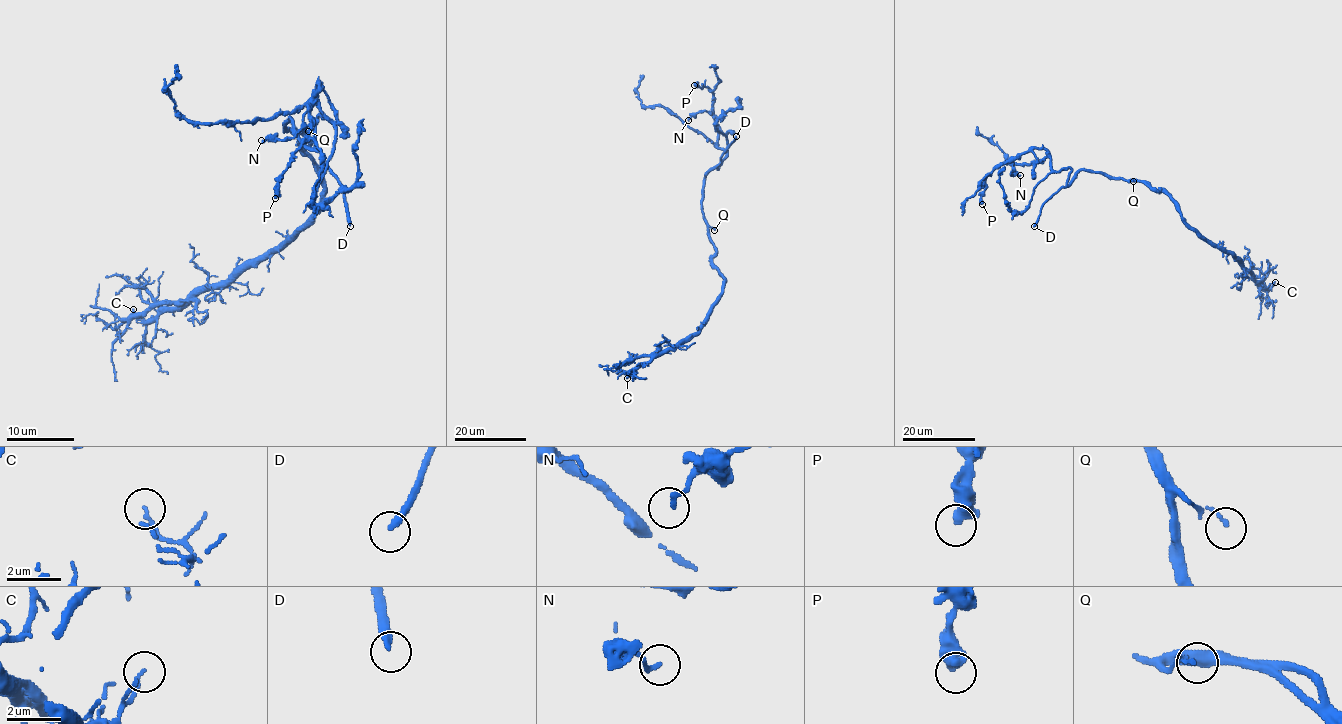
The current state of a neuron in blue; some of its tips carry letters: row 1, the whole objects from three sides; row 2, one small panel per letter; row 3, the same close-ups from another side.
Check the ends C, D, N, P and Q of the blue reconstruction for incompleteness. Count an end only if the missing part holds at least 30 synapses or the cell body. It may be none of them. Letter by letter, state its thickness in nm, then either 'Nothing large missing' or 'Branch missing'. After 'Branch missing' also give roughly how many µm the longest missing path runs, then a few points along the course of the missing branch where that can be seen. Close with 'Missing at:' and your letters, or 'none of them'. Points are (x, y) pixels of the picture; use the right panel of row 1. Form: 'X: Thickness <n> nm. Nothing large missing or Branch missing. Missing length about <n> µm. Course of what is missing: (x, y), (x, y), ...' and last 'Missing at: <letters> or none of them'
C: Thickness 120 nm. Nothing large missing
D: Thickness 240 nm. Branch missing. Missing length about 70 µm. Course of what is missing: (1034, 226), (1016, 253), (991, 310), (948, 368), (916, 391), (913, 408)
N: Thickness 170 nm. Nothing large missing
P: Thickness 460 nm. Nothing large missing
Q: Thickness 110 nm. Nothing large missing
Missing at: D

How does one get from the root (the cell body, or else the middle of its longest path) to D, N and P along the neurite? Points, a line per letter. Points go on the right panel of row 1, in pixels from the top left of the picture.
D: (1134, 181), (1080, 170), (1069, 184), (1061, 187), (1043, 205), (1034, 226)
N: (1134, 181), (1080, 170), (1068, 185), (1071, 169), (1055, 172), (1043, 148), (1013, 161), (1010, 174), (1020, 175)
P: (1134, 181), (1080, 170), (1068, 185), (1071, 169), (1055, 172), (1045, 149), (1030, 148), (986, 177), (982, 204)

